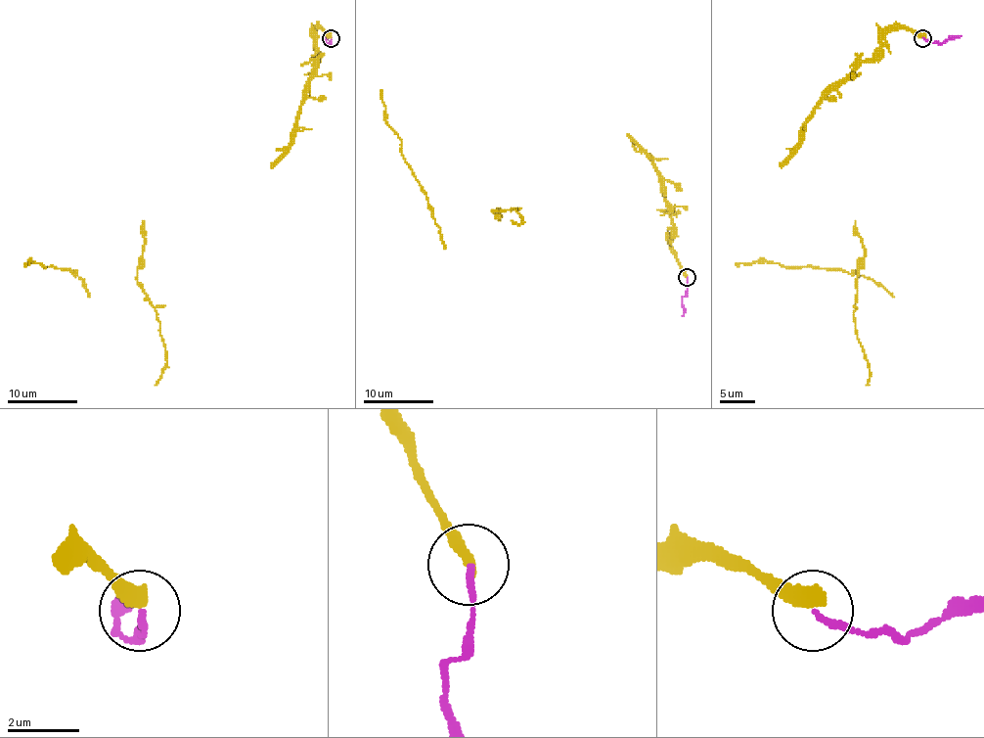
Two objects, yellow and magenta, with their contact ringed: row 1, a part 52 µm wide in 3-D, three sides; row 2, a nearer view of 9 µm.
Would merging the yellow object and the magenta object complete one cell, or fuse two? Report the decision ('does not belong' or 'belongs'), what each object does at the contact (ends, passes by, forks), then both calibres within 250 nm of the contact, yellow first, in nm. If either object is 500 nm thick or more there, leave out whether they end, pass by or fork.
does not belong; yellow ends there; magenta ends there; 440 nm thick on the yellow side, 170 nm on the other

